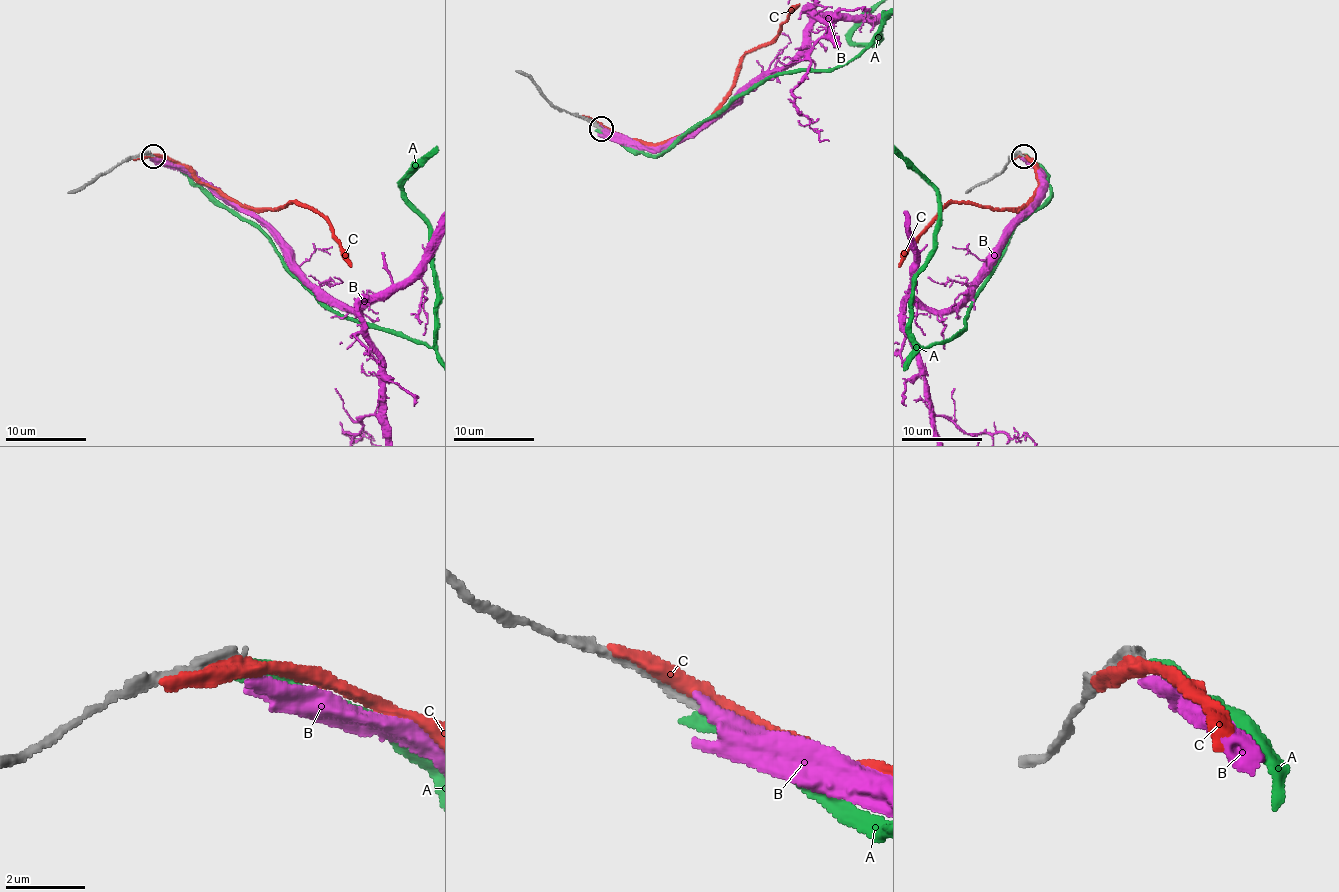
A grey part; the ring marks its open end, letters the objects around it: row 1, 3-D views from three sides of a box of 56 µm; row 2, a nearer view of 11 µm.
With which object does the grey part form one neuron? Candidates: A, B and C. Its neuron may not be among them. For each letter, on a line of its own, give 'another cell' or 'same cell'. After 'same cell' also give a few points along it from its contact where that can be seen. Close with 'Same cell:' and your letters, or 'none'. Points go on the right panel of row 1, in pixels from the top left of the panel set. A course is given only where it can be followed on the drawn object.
A: another cell
B: another cell
C: another cell
Same cell: none

